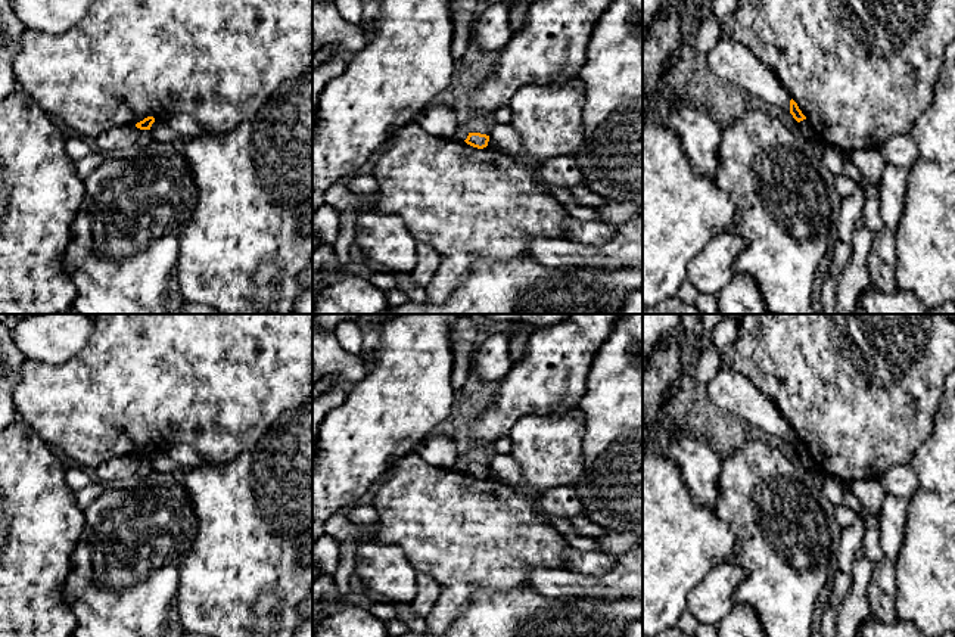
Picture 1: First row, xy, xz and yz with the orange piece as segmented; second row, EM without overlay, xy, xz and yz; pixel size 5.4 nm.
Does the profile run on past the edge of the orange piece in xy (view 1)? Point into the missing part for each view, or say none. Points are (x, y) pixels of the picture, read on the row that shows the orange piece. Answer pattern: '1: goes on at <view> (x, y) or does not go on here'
1: does not go on here

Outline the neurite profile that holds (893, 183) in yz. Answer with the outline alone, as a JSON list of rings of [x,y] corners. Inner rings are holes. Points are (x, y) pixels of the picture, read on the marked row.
[[[886,162],[880,181],[880,217],[887,229],[896,232],[899,224],[909,171]]]

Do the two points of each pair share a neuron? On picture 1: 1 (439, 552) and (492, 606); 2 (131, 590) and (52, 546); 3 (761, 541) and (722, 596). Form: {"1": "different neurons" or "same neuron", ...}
{"1": "different neurons", "2": "different neurons", "3": "different neurons"}

